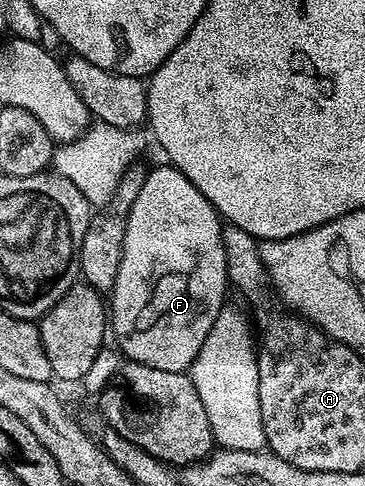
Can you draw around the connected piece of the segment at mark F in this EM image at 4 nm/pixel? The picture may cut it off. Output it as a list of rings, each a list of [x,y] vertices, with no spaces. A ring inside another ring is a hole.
[[[163,163],[160,169],[152,168],[145,179],[145,187],[141,187],[137,199],[133,199],[133,207],[127,216],[127,226],[125,227],[125,247],[121,255],[121,267],[117,267],[117,279],[115,286],[109,291],[109,329],[115,333],[115,341],[119,344],[119,349],[124,353],[127,361],[136,361],[149,367],[157,367],[157,371],[173,371],[174,373],[187,373],[191,365],[197,359],[197,351],[201,351],[201,343],[205,343],[205,335],[209,335],[209,327],[217,319],[217,315],[225,308],[223,301],[229,294],[229,282],[227,280],[227,264],[225,263],[225,247],[223,246],[223,226],[218,211],[185,179],[185,175],[180,169],[175,168],[170,163]]]

